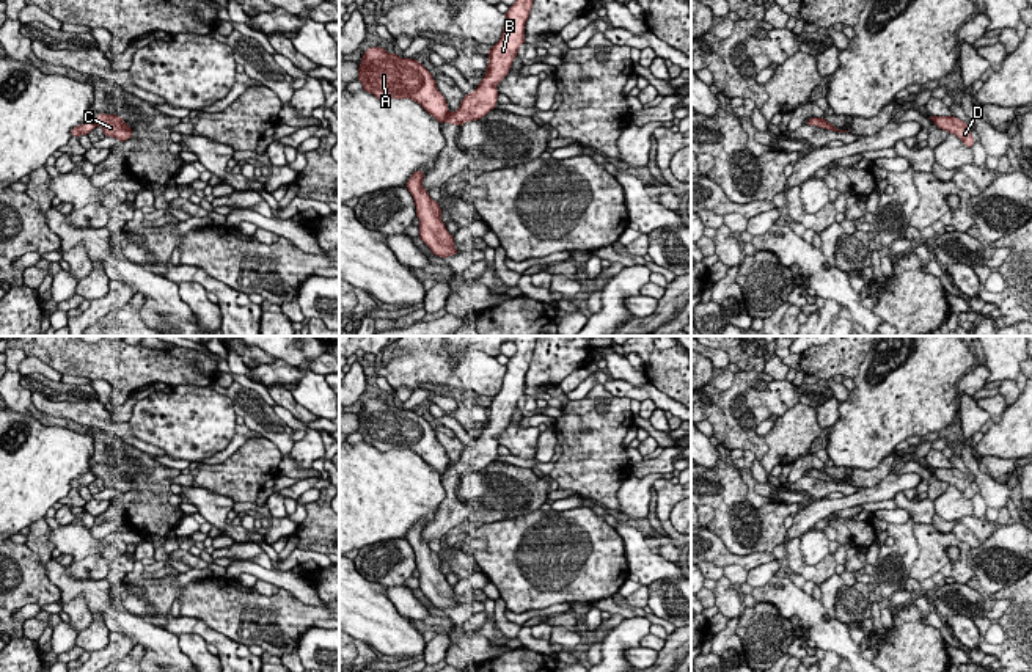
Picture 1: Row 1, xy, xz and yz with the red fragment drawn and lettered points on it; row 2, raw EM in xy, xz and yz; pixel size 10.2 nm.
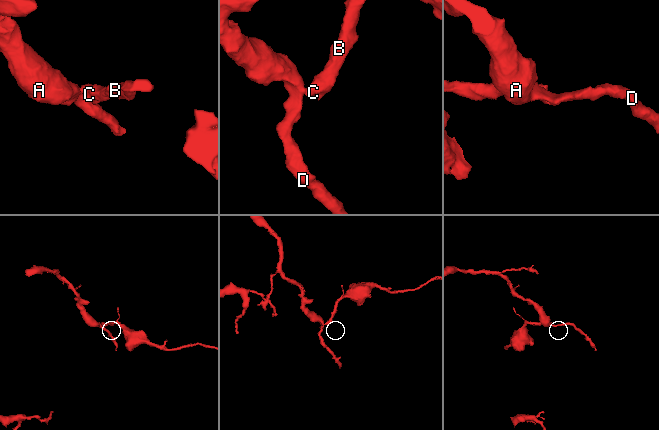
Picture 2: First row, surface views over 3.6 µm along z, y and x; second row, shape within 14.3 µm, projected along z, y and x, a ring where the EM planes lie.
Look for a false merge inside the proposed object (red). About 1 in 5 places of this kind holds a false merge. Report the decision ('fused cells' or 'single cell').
fused cells

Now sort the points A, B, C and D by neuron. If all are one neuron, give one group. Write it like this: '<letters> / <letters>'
A D / B C

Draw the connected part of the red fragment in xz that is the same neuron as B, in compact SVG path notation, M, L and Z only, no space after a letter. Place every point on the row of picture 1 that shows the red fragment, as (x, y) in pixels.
M517 0L506 13L501 39L489 50L489 66L484 79L470 94L463 96L460 107L449 113L446 122L462 126L476 121L495 110L498 104L496 85L507 75L518 47L525 44L525 25L534 0Z

